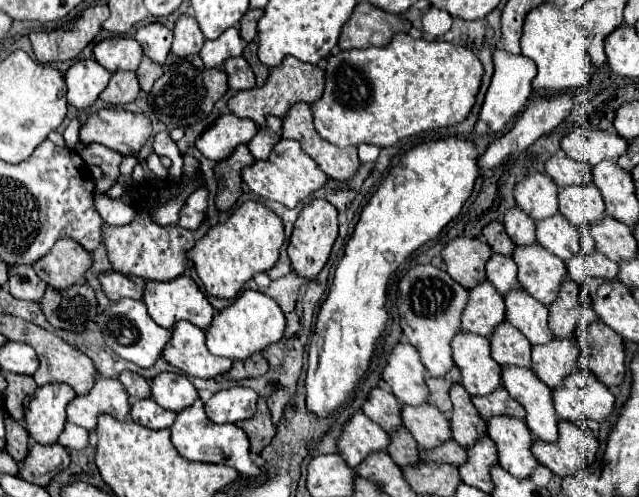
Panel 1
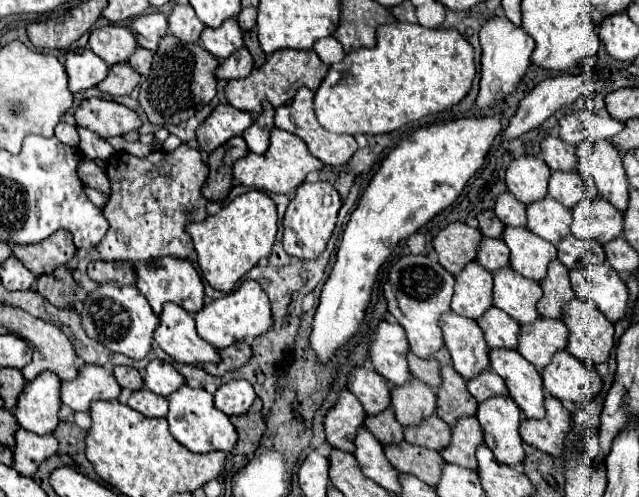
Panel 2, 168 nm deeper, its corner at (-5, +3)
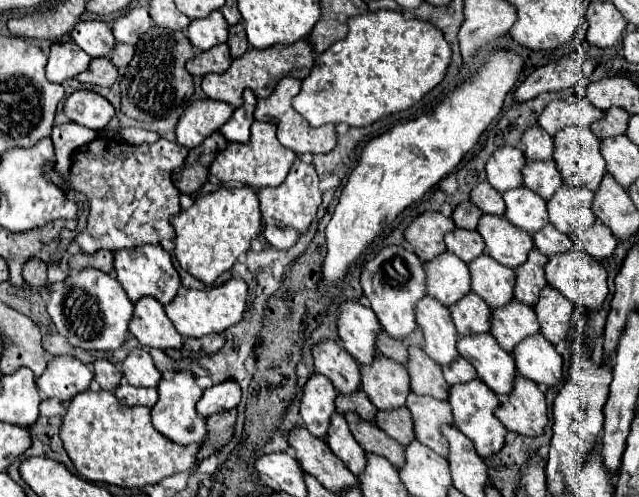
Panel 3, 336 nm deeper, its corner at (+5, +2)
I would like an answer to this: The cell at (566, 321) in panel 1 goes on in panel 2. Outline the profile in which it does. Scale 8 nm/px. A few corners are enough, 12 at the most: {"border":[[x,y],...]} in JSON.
{"border":[[558,259],[548,265],[540,287],[538,313],[562,319],[576,293],[568,269]]}

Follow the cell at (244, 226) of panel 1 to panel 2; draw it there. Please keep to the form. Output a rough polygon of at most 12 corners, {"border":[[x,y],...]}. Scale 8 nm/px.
{"border":[[248,191],[186,227],[210,287],[272,253],[274,201]]}

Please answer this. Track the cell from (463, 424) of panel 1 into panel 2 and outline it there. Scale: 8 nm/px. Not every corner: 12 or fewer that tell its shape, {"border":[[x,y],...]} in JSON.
{"border":[[442,367],[436,415],[448,425],[474,417],[464,377]]}

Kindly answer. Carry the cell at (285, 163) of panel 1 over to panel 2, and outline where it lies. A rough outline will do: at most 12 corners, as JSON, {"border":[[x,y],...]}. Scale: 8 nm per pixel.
{"border":[[274,127],[264,155],[236,161],[234,179],[292,195],[322,161]]}

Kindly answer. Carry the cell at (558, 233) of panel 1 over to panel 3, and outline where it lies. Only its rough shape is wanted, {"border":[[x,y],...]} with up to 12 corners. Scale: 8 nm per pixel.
{"border":[[530,188],[502,192],[504,218],[534,234],[548,224],[546,202]]}

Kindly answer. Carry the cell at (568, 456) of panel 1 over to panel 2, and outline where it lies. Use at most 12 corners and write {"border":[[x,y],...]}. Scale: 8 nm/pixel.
{"border":[[546,397],[546,417],[520,425],[524,443],[552,457],[562,455],[572,415]]}

